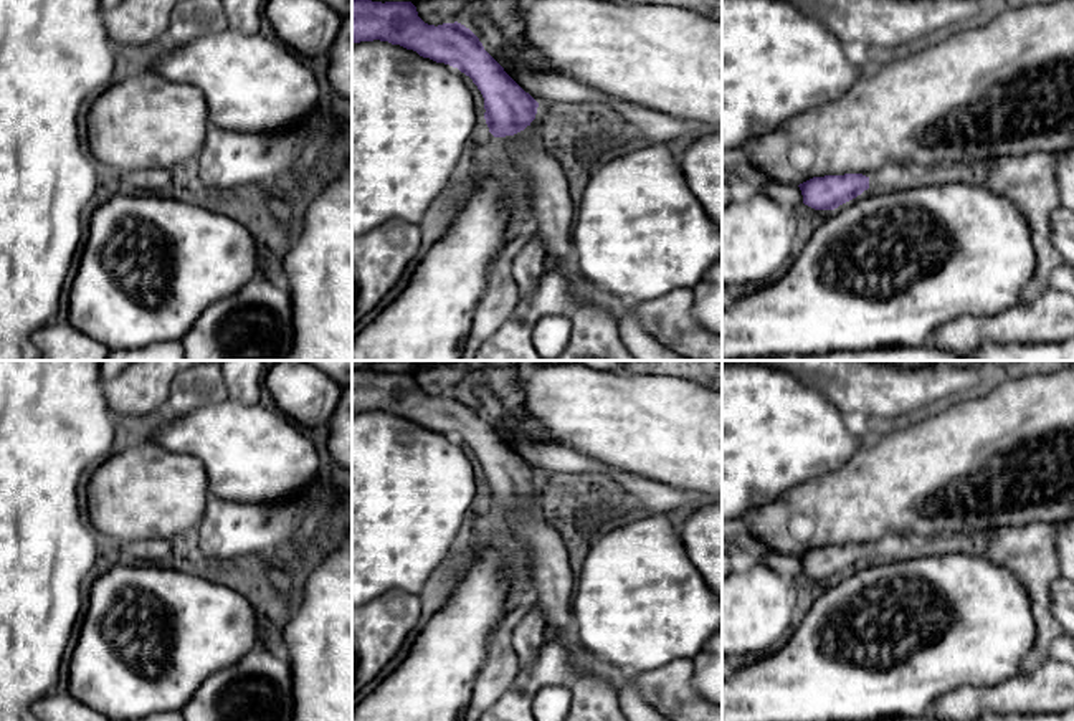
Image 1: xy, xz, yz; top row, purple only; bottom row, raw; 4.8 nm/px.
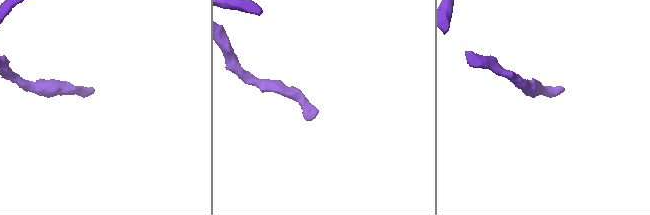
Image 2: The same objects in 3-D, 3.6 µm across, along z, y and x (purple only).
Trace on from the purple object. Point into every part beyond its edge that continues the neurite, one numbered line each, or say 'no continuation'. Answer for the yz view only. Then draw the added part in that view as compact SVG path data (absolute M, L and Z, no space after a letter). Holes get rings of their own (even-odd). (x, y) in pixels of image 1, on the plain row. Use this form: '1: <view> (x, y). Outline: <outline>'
1: yz (879, 551). Outline: M877 544L869 549L869 559L879 561L887 556L887 546L886 544Z

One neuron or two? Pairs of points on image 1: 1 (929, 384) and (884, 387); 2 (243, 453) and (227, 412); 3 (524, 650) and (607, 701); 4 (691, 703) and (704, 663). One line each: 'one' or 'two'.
1: one
2: one
3: two
4: two

